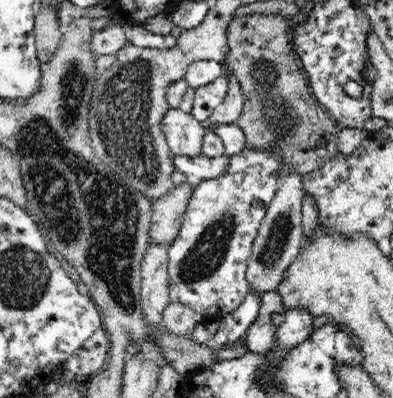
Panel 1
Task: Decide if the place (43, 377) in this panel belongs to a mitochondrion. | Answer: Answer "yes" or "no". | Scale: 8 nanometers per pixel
no

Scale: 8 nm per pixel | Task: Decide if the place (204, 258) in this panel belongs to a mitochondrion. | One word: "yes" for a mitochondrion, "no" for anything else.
yes

